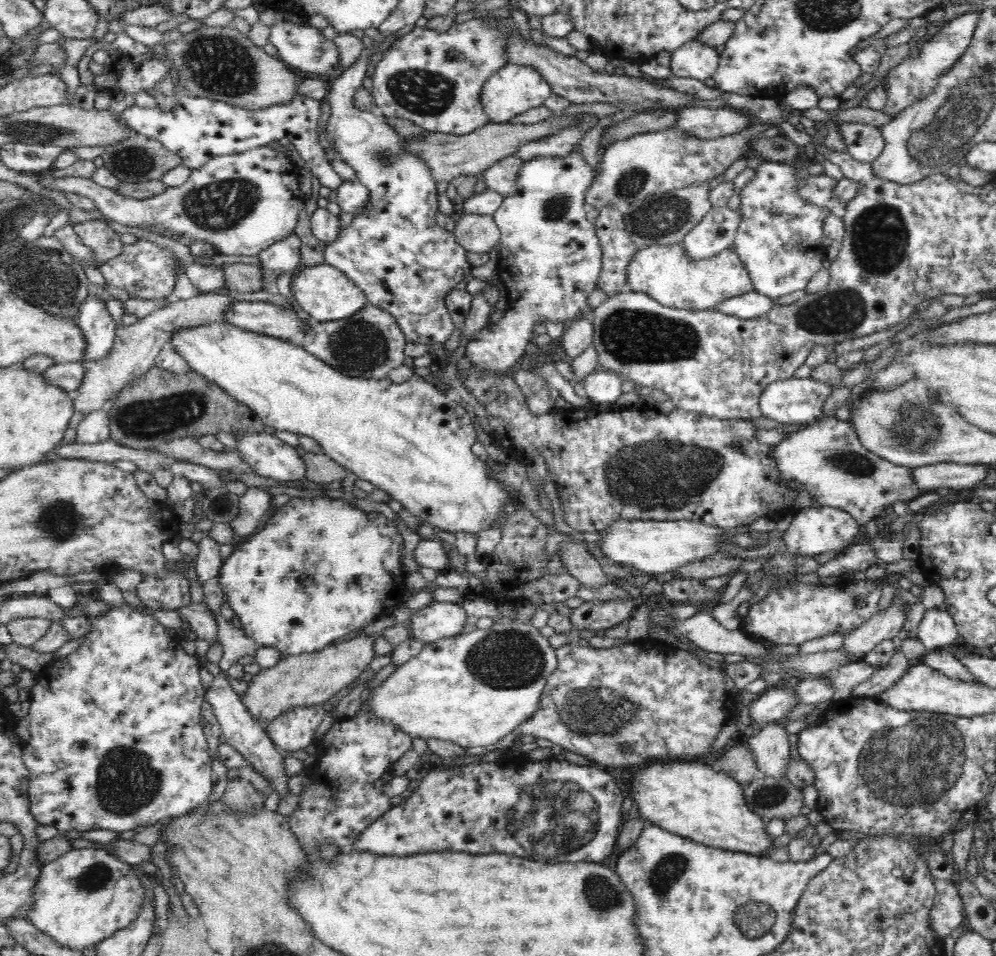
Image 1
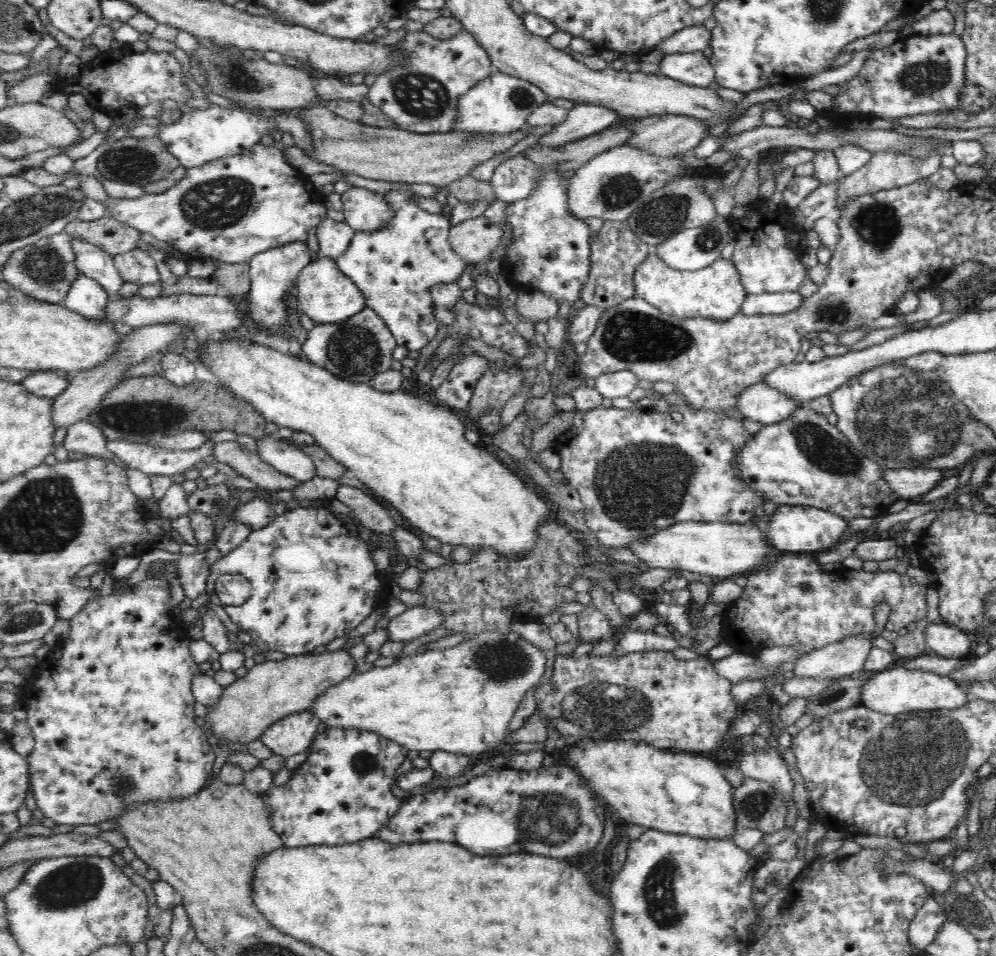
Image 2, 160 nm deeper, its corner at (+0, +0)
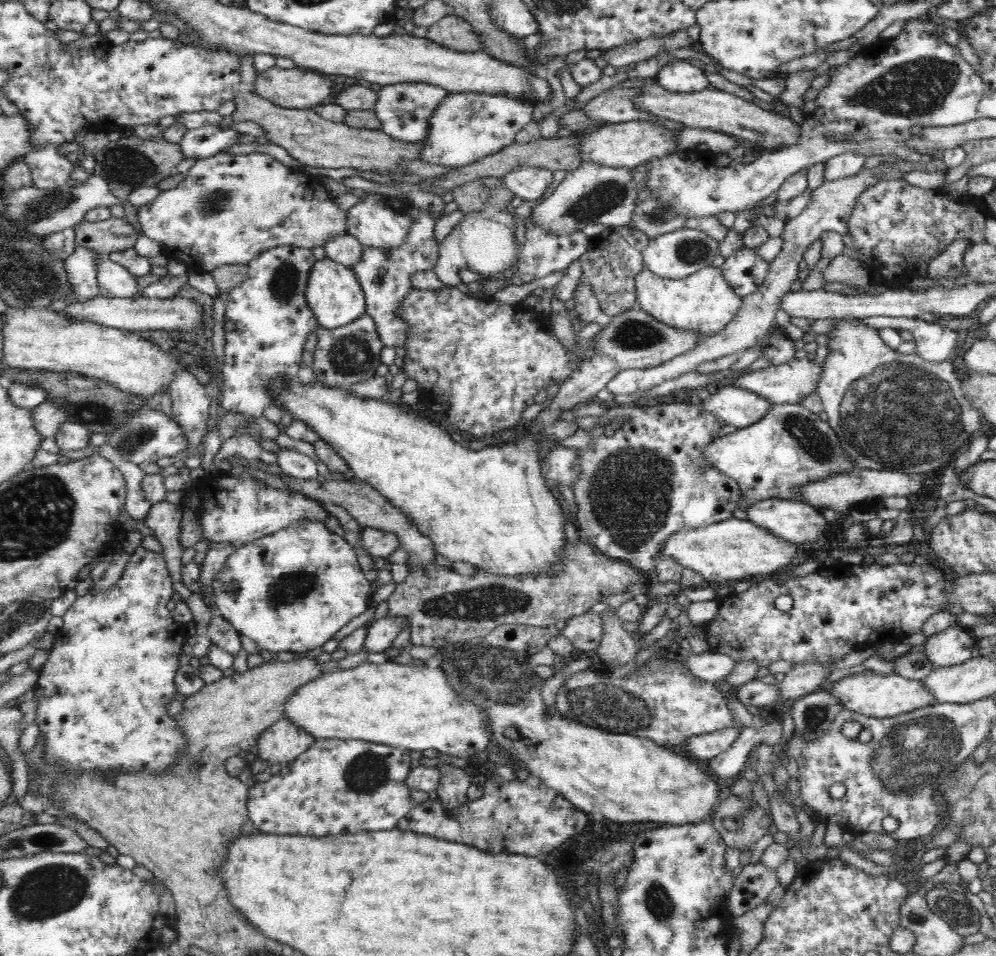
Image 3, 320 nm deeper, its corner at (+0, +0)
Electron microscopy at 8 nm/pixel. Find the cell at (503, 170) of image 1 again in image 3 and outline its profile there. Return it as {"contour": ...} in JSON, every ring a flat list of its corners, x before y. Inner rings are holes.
{"contour":[[520,166,506,176,500,177,504,185,512,191,514,196,523,200,537,200,542,198,552,188,553,171,535,166]]}

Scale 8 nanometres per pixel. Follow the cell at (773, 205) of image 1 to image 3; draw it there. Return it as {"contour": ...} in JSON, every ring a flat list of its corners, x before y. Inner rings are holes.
{"contour":[[744,245,727,256,719,268,734,292,745,297,756,292,756,289,764,282,769,262,758,256,755,248]]}

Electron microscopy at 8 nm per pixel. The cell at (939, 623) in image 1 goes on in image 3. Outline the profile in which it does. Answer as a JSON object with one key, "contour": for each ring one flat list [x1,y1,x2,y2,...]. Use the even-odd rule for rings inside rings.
{"contour":[[954,624,945,631,929,637,923,645,926,658,938,669,970,660,970,652,976,644,978,640,968,629]]}

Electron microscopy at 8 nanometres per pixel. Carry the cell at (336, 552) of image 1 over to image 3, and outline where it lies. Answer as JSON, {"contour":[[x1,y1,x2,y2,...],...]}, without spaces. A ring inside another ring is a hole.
{"contour":[[300,520,236,549,212,582,210,605,214,612,230,622,240,635,252,639,260,648,272,653,303,654,332,640,336,632,352,618,366,612,370,606,372,589,371,582,360,569,355,548,343,536,332,533,325,523],[232,582,237,584,237,589,230,591,228,584]]}

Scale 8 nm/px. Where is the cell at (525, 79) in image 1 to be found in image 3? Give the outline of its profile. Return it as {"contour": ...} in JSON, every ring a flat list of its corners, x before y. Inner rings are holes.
{"contour":[[483,92,450,93,429,118,427,137,419,159,438,166,461,167,497,154,516,140,516,134,532,122,534,102,505,94]]}

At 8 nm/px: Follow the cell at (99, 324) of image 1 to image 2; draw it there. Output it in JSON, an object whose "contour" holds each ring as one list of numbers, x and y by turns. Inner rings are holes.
{"contour":[[78,273,61,302,66,308,90,319,106,319,105,306,111,296,101,284]]}

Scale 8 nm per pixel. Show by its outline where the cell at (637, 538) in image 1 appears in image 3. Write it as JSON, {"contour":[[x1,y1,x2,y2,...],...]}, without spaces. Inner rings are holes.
{"contour":[[732,517,708,526,685,527,674,532,664,542,659,554,674,557,680,565,700,573,706,581,724,582,740,581,758,574,775,574,776,570,794,560,798,548,800,545,785,541,753,522]]}

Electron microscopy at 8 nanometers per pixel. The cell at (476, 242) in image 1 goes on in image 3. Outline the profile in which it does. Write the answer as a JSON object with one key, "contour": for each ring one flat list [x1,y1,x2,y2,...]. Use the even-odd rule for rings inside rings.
{"contour":[[498,211,494,215,486,212,471,212,460,221,460,224,444,238,439,246,439,257,433,271,449,287,457,287,461,282,459,270,465,268,479,274,484,279,498,276,506,270,515,269,519,255,516,243,516,223,513,214]]}

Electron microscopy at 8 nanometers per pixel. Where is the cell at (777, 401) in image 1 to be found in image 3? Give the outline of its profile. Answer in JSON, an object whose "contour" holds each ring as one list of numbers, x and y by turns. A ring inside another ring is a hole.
{"contour":[[729,386,713,391,700,405,720,423,737,429,760,422,766,414,770,414,770,408,774,408,774,404,754,392]]}

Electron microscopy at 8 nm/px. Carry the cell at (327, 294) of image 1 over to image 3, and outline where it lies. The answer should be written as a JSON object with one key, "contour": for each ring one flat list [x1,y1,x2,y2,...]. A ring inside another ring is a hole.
{"contour":[[327,257,318,260,312,266,308,284,306,284,305,297,319,326,328,330,346,326,367,314,366,297,356,273,351,268]]}

